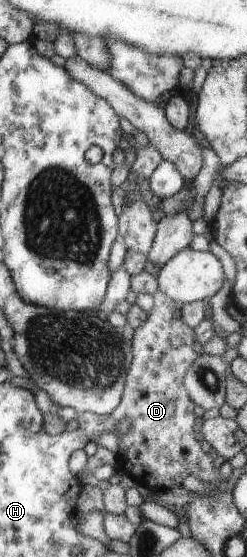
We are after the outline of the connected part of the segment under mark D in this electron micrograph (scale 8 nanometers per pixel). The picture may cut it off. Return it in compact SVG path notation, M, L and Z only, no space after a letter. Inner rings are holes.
M167 298L167 301L160 303L160 305L155 305L151 312L148 314L147 321L145 321L144 325L141 325L138 329L135 329L135 335L133 335L132 341L134 342L134 361L131 361L131 369L127 373L126 384L125 384L125 392L123 393L122 402L114 410L114 412L109 413L108 415L96 416L93 413L85 412L78 413L77 415L77 423L79 424L78 431L85 433L87 437L91 437L91 441L96 441L98 445L98 440L103 433L107 433L107 431L111 431L117 436L119 440L119 452L116 454L116 459L118 461L119 466L122 468L122 472L124 474L129 475L137 485L141 485L149 489L150 491L173 491L173 487L179 487L181 483L183 483L183 479L187 477L187 475L194 475L203 483L207 483L207 485L215 485L218 486L223 483L221 480L220 473L217 473L217 468L213 467L213 459L203 451L203 447L197 443L197 435L195 435L195 415L193 415L193 409L195 409L195 405L193 405L194 401L190 397L189 391L186 389L185 378L186 374L189 372L191 365L194 365L195 359L202 355L202 345L197 343L195 339L195 331L193 328L188 327L187 324L183 321L183 313L181 313L181 308L183 304L175 303L175 301ZM121 419L127 419L129 421L129 425L131 425L131 431L127 433L127 435L121 435L119 431L117 431L117 425L121 423Z

